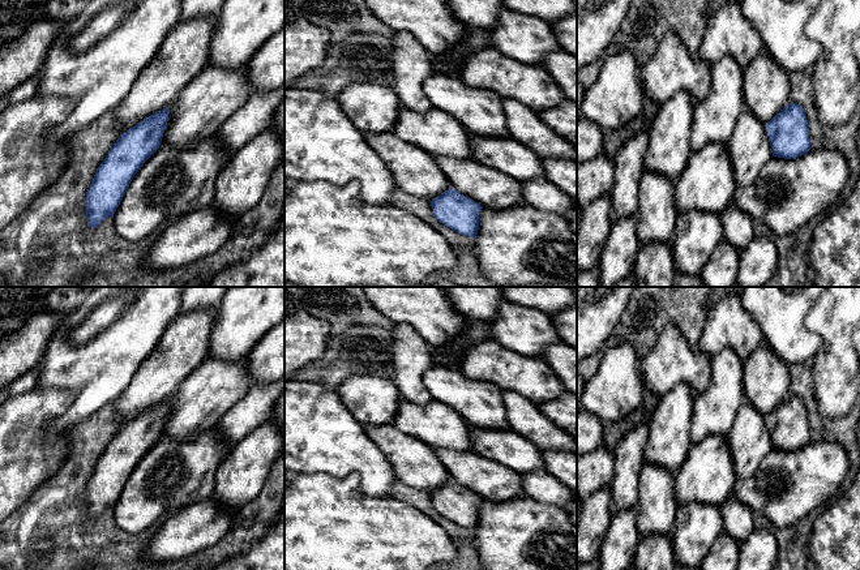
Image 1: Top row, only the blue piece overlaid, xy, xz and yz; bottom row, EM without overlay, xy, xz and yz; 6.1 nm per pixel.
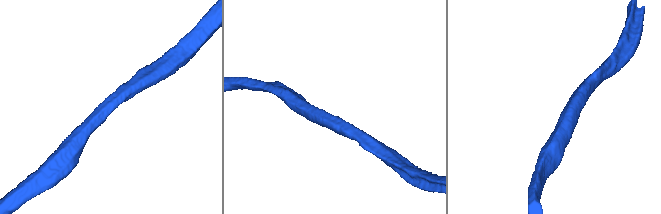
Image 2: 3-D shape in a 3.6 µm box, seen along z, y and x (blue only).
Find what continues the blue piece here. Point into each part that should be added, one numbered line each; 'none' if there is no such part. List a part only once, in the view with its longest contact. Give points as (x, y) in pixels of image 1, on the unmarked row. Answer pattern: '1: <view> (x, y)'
none

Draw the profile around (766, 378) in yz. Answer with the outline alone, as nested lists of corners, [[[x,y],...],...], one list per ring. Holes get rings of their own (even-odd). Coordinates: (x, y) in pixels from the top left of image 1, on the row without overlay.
[[[765,342],[744,361],[743,381],[745,399],[765,417],[790,397],[790,367]]]

